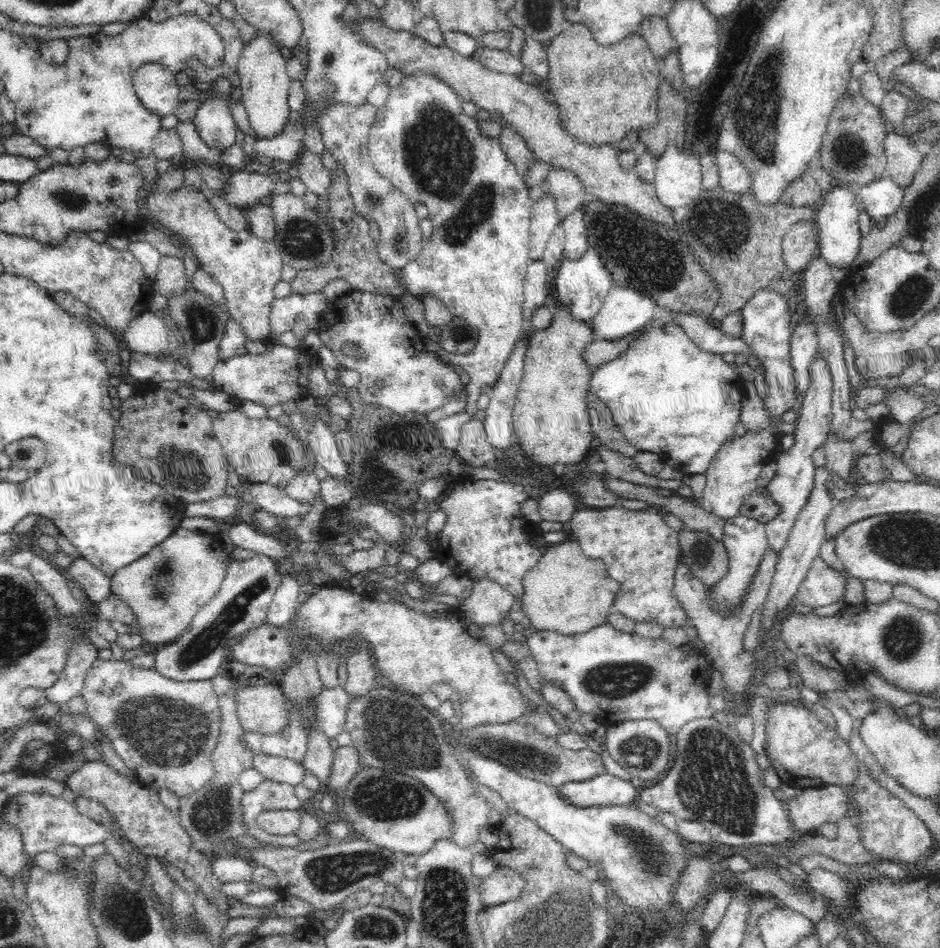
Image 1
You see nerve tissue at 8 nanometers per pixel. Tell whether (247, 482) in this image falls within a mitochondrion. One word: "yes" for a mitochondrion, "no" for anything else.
no

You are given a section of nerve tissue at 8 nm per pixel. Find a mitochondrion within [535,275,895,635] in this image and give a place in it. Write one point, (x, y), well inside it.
(701, 552)

